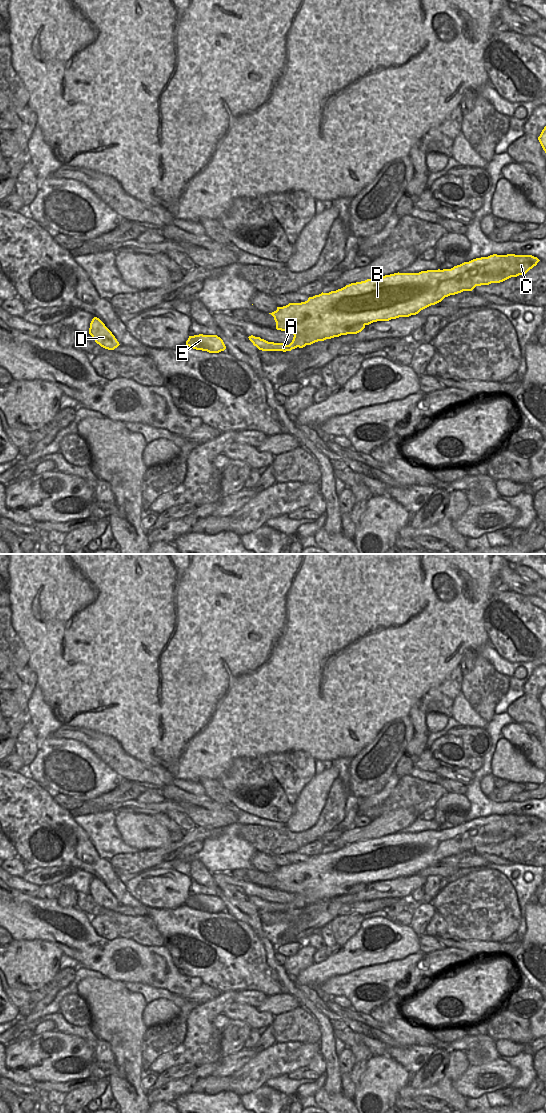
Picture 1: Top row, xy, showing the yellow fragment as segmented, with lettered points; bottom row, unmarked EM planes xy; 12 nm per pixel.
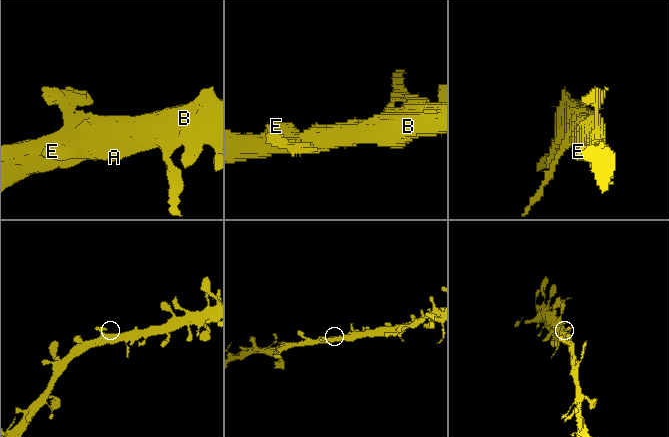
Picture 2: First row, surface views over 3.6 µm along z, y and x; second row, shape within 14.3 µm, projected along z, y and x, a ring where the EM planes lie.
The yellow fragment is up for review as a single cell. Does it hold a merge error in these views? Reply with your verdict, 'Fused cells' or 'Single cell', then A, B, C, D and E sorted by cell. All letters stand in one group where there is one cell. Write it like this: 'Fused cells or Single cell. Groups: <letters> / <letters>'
Single cell. Groups: A B C D E.

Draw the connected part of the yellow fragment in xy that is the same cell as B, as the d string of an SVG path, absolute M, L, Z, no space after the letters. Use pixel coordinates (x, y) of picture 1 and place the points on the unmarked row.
M493 814L464 822L451 829L427 830L419 833L398 832L381 838L351 843L336 851L322 852L309 857L305 862L277 867L276 871L269 873L274 877L277 890L294 895L289 905L268 902L253 895L248 898L259 910L286 912L341 895L357 894L373 882L416 875L450 855L472 851L476 846L500 843L511 837L524 835L539 821L532 815Z

